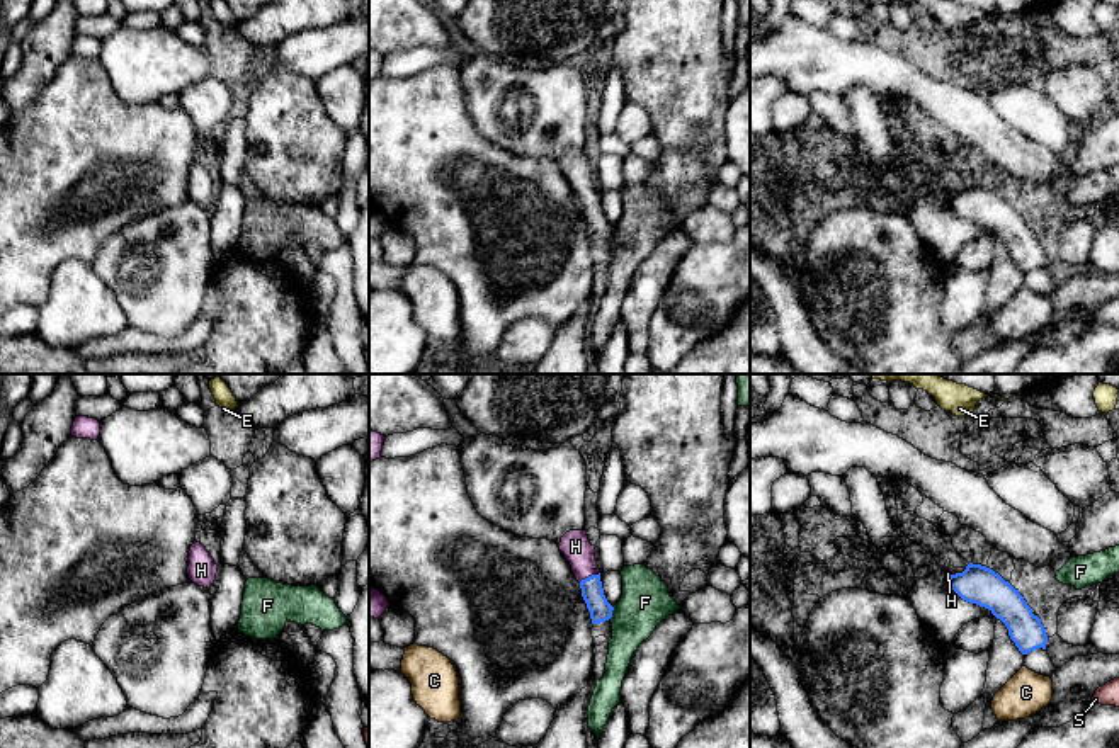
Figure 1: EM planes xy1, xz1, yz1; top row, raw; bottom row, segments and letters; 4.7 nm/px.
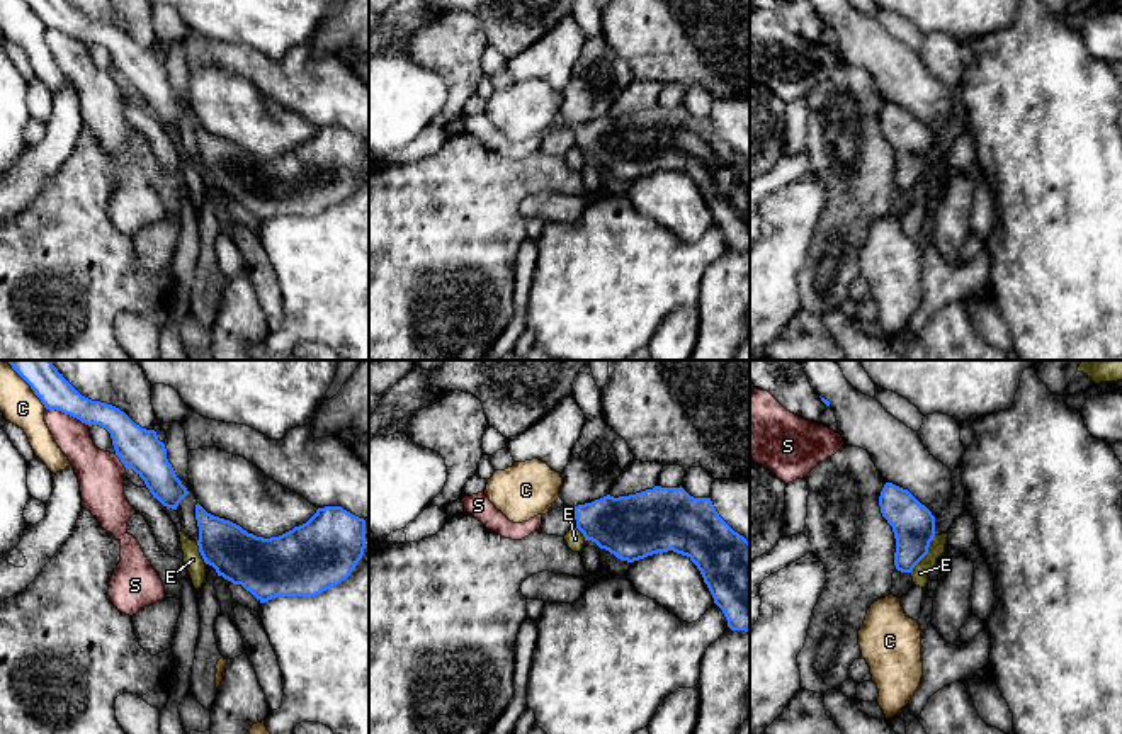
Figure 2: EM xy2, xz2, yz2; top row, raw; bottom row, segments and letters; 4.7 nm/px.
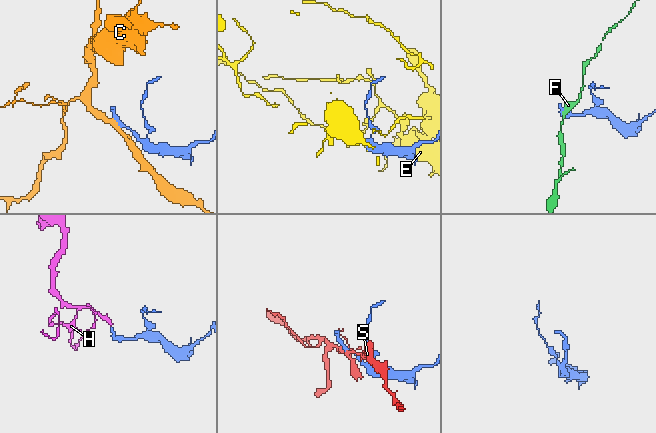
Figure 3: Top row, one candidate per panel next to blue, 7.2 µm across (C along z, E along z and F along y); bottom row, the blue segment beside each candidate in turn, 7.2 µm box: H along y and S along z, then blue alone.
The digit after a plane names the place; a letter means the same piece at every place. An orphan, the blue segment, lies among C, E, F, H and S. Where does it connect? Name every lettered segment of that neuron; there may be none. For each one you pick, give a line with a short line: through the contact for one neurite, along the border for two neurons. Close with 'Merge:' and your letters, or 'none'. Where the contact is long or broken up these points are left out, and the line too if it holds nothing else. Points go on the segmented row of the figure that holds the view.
H: line xz1 (592, 592), (589, 577), (575, 546)
Merge: H

